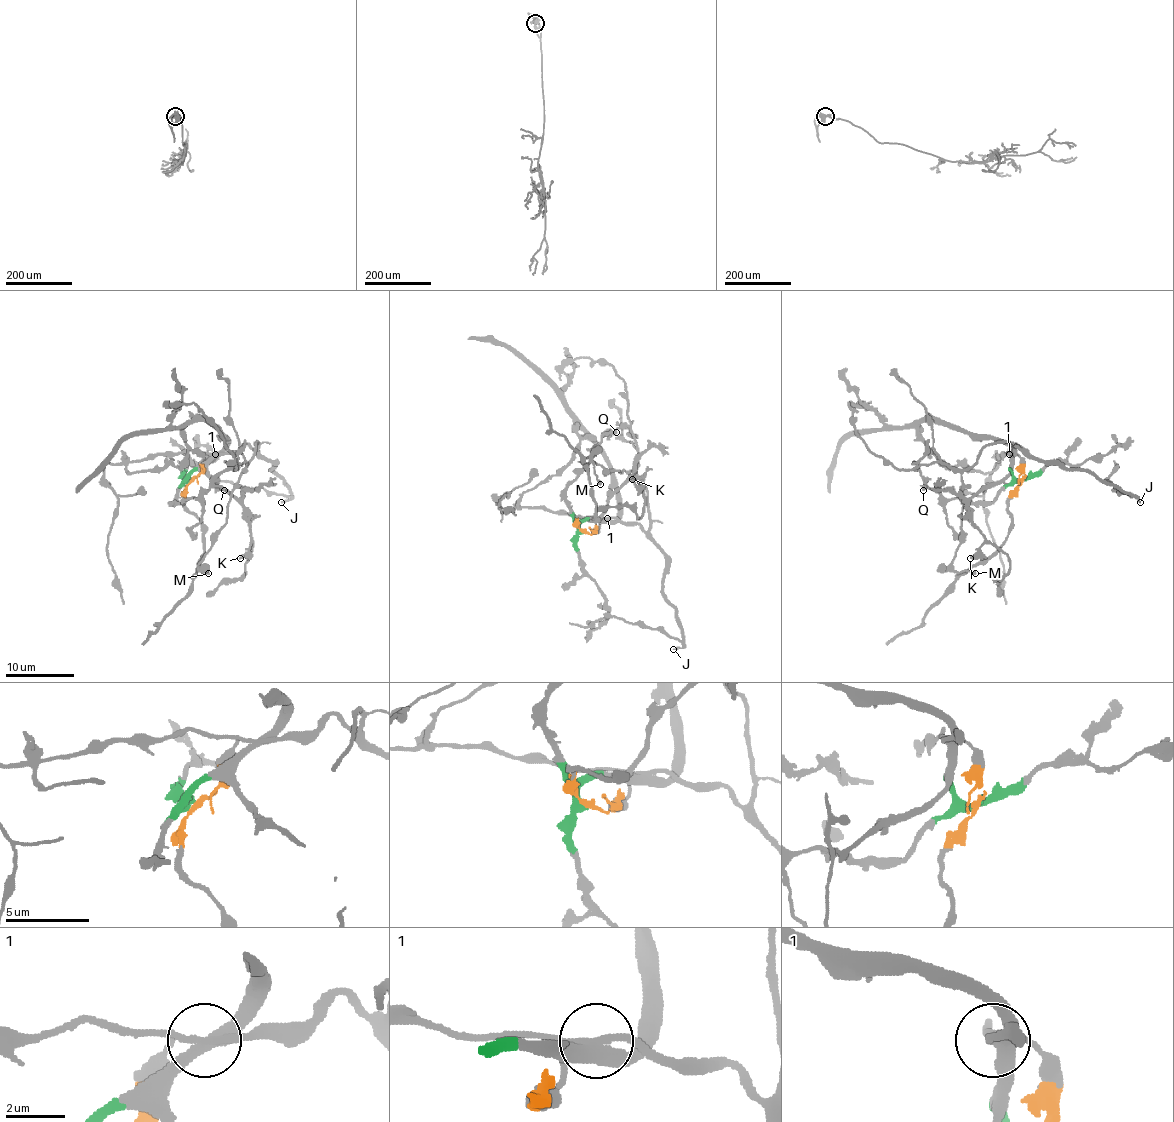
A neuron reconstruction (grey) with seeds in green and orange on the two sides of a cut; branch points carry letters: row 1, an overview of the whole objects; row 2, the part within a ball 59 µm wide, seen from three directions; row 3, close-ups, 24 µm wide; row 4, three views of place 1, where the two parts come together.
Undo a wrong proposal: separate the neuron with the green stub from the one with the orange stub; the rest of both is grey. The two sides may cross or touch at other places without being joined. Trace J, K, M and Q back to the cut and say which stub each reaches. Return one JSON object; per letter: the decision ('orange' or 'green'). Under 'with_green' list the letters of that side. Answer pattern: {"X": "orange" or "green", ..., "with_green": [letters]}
{"J": "orange", "K": "green", "M": "orange", "Q": "green", "with_green": ["K", "Q"]}

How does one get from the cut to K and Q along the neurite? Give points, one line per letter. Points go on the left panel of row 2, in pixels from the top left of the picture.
K: (190, 480), (190, 475), (201, 470), (244, 507), (251, 539), (241, 558)
Q: (190, 480), (183, 485), (174, 502), (201, 498), (212, 487), (224, 490)

